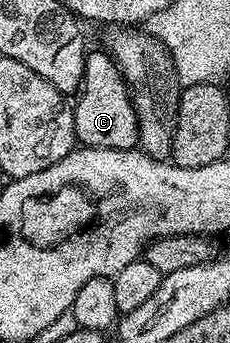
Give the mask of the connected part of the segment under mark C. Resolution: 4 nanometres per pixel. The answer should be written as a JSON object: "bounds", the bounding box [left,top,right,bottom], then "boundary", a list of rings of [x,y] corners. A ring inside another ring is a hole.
{"bounds":[72,52,140,149],"boundary":[[[89,52],[84,59],[84,81],[72,110],[77,142],[90,149],[135,149],[139,146],[140,136],[128,84],[107,52],[99,52]]]}

